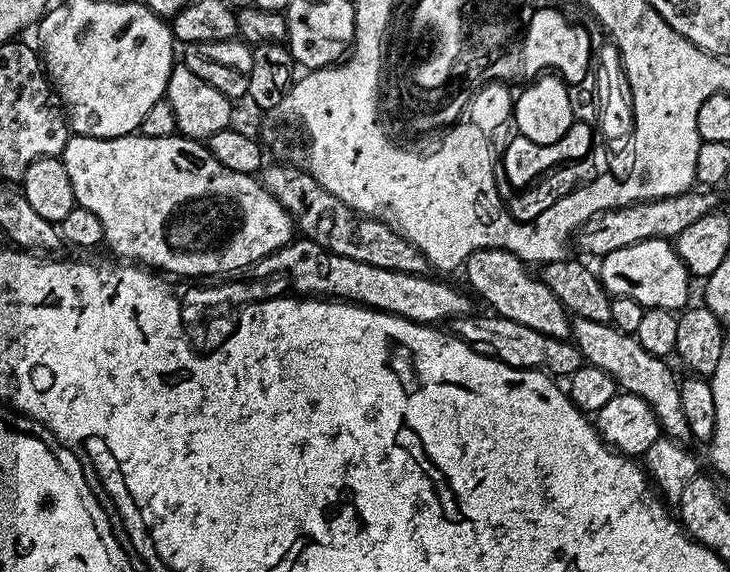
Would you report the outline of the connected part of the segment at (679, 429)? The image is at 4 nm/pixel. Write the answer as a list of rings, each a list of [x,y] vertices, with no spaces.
[[[579,318],[571,321],[571,339],[587,363],[606,370],[616,382],[617,389],[638,394],[654,410],[660,423],[660,431],[665,437],[681,442],[692,440],[692,431],[686,422],[686,413],[682,411],[680,380],[672,373],[669,361],[663,356],[655,356],[646,350],[630,332],[620,332],[616,325],[599,324]]]

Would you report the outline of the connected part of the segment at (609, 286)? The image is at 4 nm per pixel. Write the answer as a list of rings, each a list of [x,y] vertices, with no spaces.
[[[651,239],[622,246],[606,253],[599,261],[598,275],[609,296],[621,300],[636,300],[643,308],[680,310],[689,303],[690,273],[675,247],[667,239]]]

